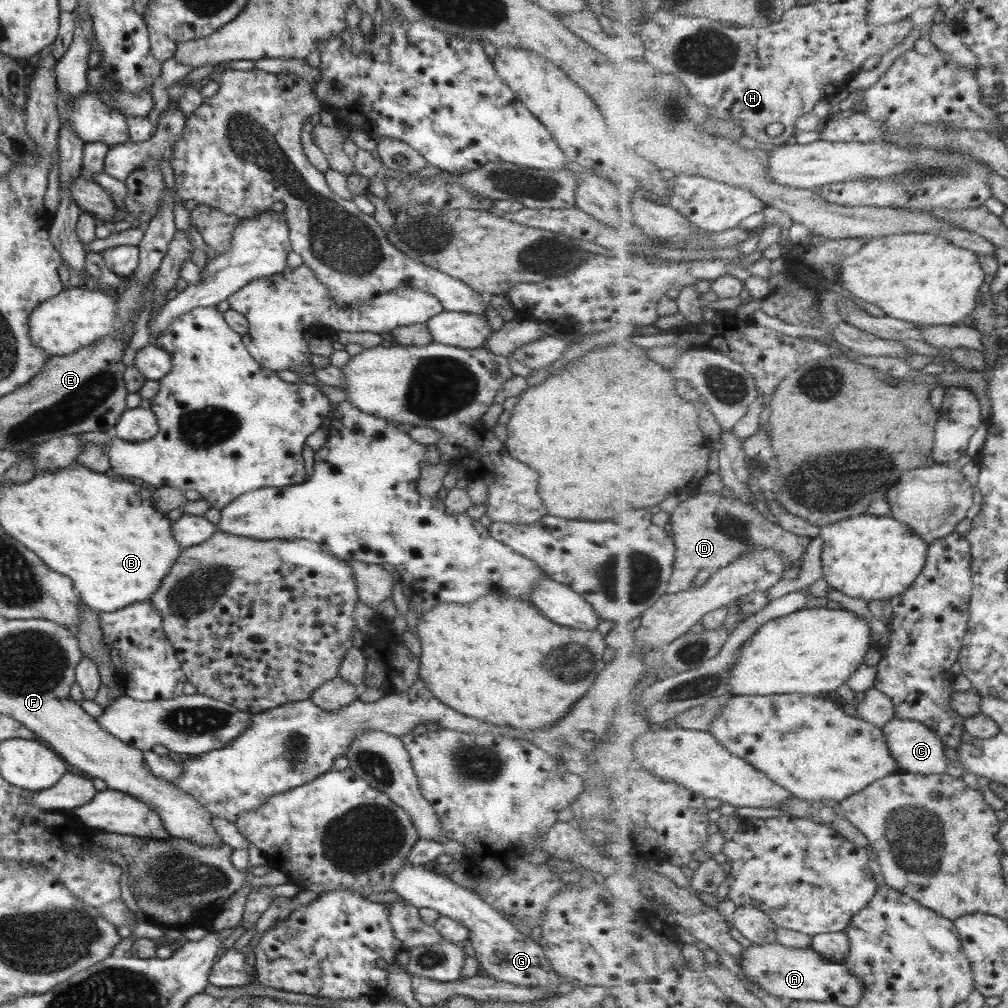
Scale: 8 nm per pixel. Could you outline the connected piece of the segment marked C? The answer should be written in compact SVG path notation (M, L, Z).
M893 719L884 727L884 735L887 736L889 748L893 757L901 765L905 773L919 773L924 775L941 774L950 766L945 756L945 742L936 733L935 729L929 728L927 724L916 720Z

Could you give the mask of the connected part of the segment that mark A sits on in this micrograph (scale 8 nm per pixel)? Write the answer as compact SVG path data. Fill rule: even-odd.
M752 943L744 950L744 959L737 962L742 972L782 1000L810 1000L856 1007L864 998L865 983L855 976L847 964L830 961L811 947L791 948L781 943Z

